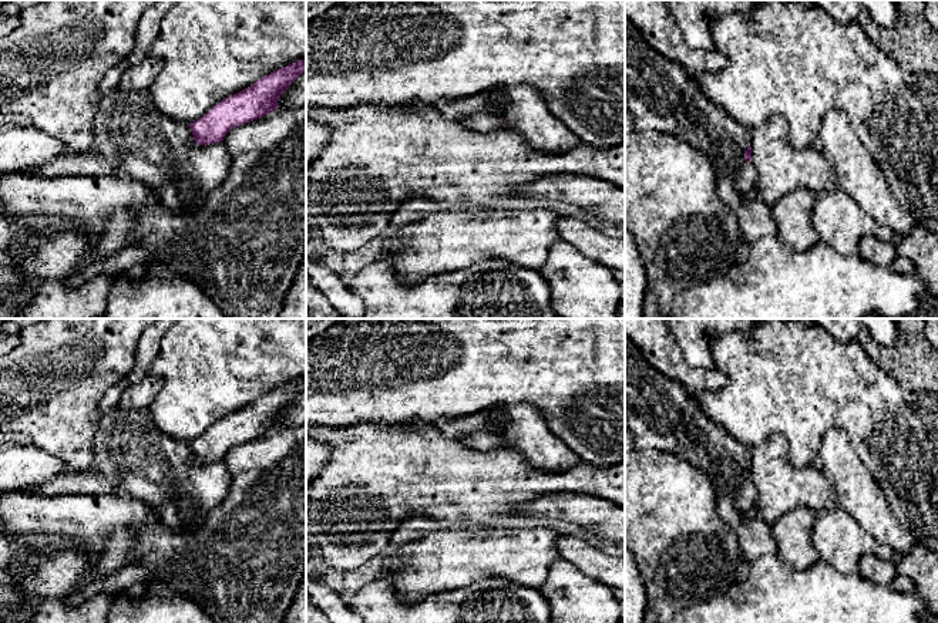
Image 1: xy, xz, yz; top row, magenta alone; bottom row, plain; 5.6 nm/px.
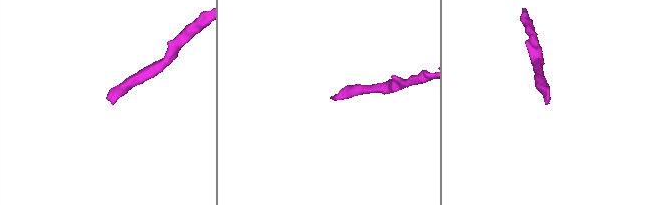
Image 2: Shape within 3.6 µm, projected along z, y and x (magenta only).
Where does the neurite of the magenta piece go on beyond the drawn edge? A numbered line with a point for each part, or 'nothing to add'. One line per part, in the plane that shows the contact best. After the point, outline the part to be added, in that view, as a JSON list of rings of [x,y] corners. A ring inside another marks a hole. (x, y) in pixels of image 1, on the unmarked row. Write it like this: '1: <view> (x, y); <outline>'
1: yz (746, 497); [[[743,479],[736,495],[736,509],[744,515],[756,508],[756,486],[750,479]]]

